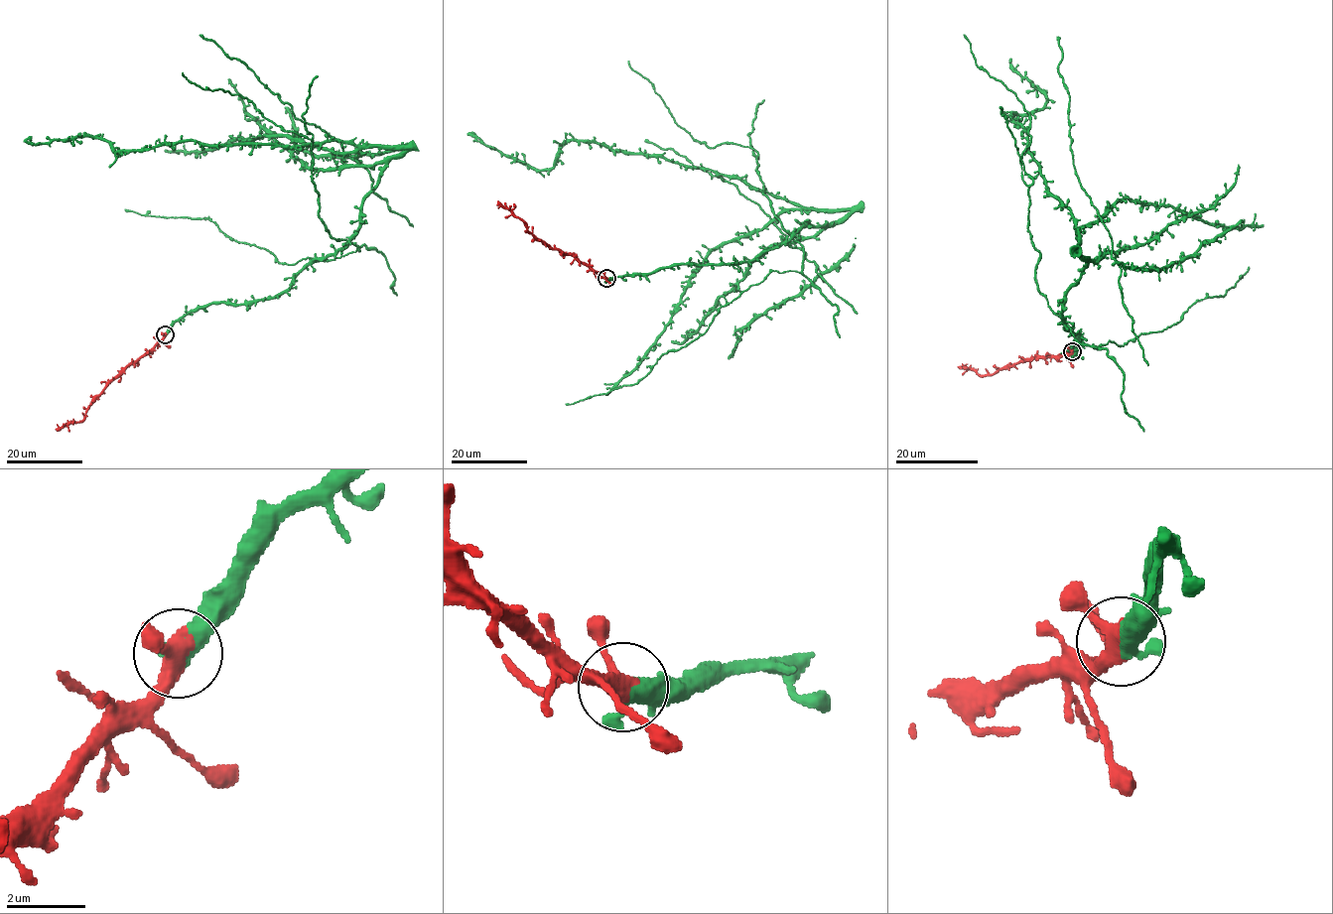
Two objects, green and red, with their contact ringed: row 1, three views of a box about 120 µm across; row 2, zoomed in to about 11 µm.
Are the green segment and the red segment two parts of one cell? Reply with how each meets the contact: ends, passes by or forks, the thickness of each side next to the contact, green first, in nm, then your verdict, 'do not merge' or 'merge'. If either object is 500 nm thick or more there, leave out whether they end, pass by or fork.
green passes by; red passes by; calibres 400 and 360 nm; merge

